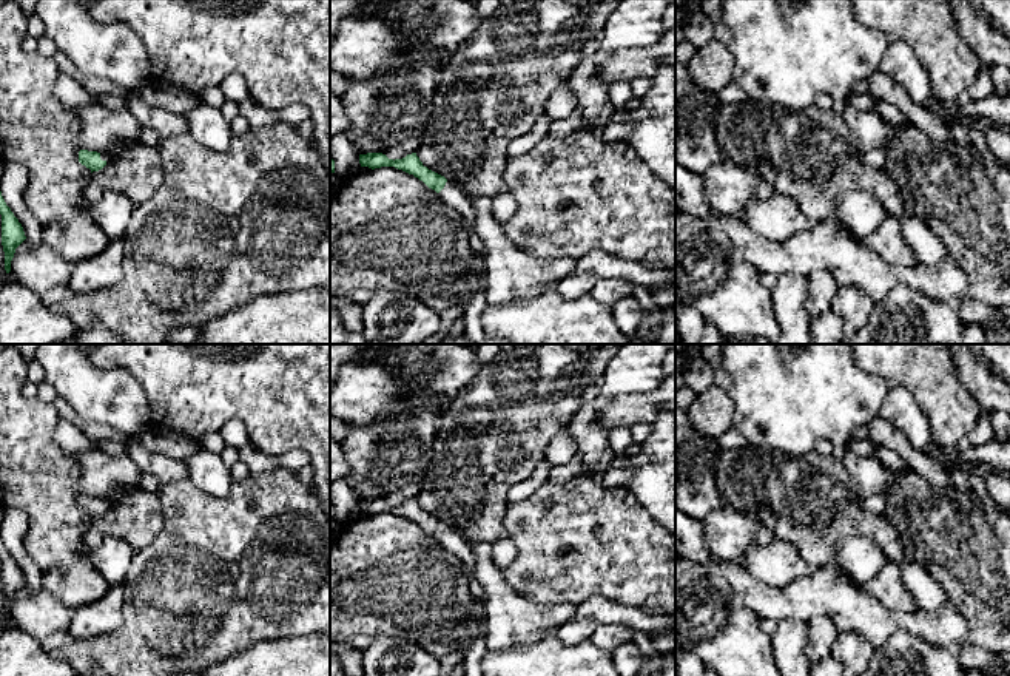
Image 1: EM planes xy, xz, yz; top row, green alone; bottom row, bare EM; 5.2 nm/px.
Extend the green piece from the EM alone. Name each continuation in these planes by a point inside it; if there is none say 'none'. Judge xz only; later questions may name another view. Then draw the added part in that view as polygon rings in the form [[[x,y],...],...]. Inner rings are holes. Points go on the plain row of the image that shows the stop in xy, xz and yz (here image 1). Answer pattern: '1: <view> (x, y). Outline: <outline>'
1: xz (451, 539). Outline: [[[447,526],[444,534],[439,537],[439,542],[444,548],[456,554],[463,562],[469,580],[469,590],[473,597],[481,602],[486,602],[487,594],[484,588],[470,576],[470,570],[475,562],[475,554],[472,553],[470,546],[464,542],[463,536],[456,529]]]

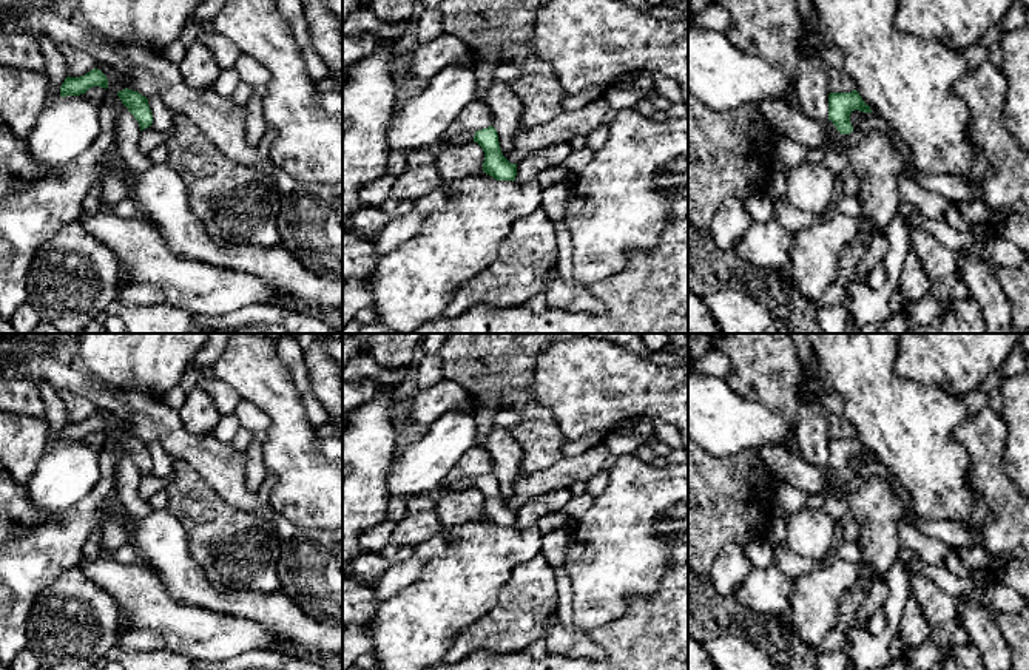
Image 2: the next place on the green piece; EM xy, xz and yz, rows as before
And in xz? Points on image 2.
none

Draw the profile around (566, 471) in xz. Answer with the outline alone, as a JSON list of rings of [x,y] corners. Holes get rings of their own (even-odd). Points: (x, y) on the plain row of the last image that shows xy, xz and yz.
[[[602,443],[580,455],[563,457],[545,471],[531,475],[520,474],[515,480],[508,506],[511,509],[517,509],[526,499],[532,496],[558,488],[569,489],[577,482],[586,482],[602,469],[608,455],[608,448]]]

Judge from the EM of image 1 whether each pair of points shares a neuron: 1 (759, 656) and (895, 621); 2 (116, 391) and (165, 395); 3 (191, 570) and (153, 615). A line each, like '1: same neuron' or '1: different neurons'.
1: different neurons
2: different neurons
3: same neuron

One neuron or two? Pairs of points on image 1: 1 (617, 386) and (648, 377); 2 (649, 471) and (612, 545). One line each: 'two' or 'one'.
1: one
2: two

